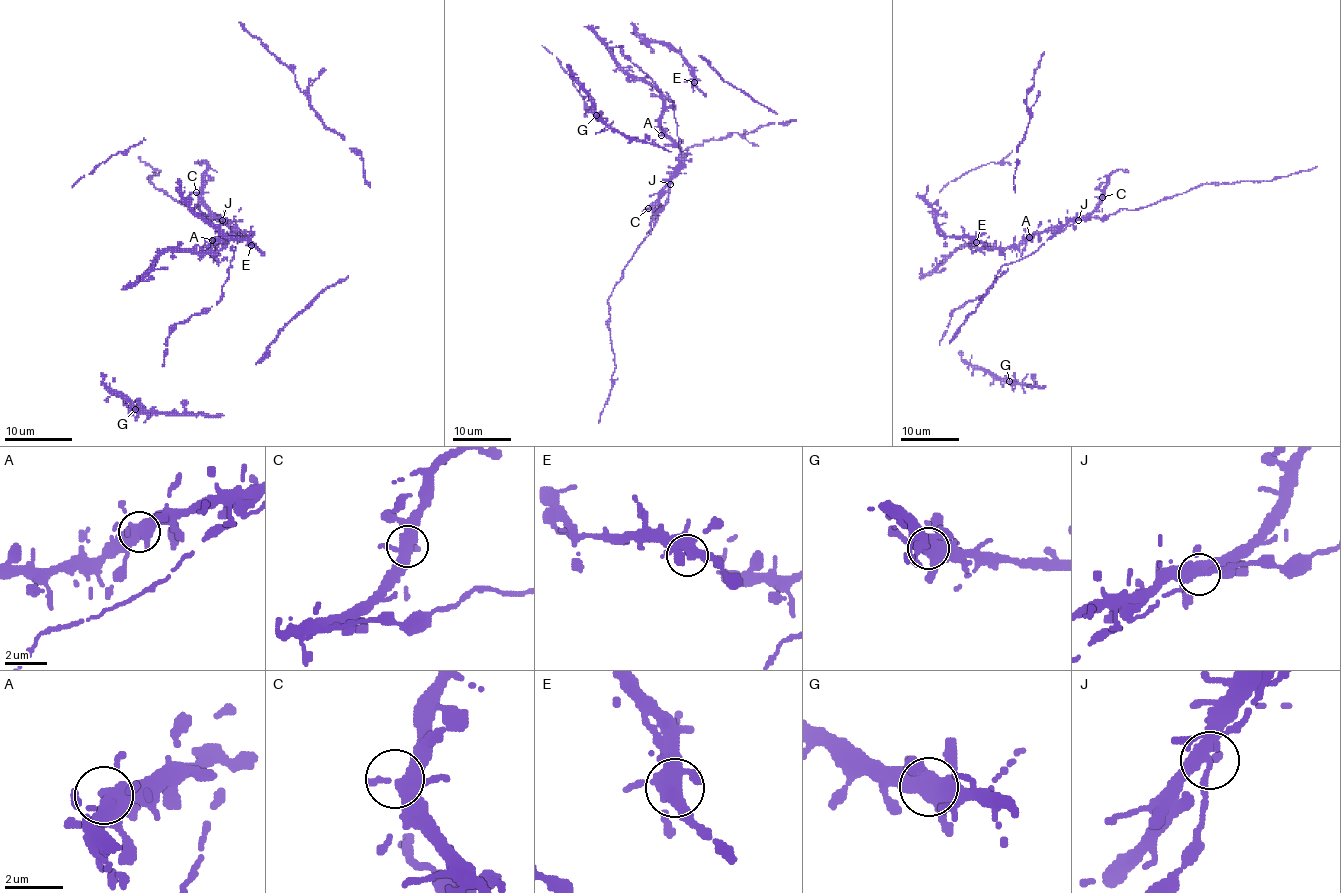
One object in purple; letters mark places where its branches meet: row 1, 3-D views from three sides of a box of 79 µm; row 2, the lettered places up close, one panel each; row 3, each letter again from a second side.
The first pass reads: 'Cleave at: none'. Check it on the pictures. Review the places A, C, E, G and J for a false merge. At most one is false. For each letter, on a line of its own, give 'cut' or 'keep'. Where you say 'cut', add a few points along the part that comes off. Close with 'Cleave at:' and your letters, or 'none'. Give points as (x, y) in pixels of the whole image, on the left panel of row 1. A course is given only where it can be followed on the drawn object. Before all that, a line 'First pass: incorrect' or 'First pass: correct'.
First pass: correct
A: keep
C: keep
E: keep
G: keep
J: keep
Cleave at: none

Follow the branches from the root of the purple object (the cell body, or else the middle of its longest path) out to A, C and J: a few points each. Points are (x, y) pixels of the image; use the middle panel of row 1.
A: (681, 150), (684, 163), (683, 153), (661, 135)
C: (681, 150), (684, 164), (671, 180), (670, 188), (648, 208)
J: (681, 150), (684, 164), (670, 183)

